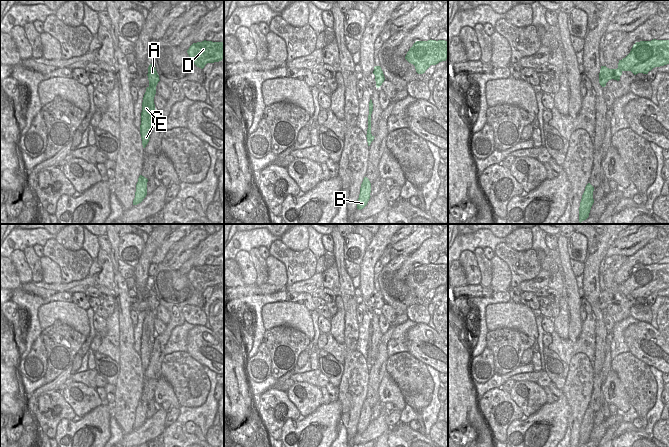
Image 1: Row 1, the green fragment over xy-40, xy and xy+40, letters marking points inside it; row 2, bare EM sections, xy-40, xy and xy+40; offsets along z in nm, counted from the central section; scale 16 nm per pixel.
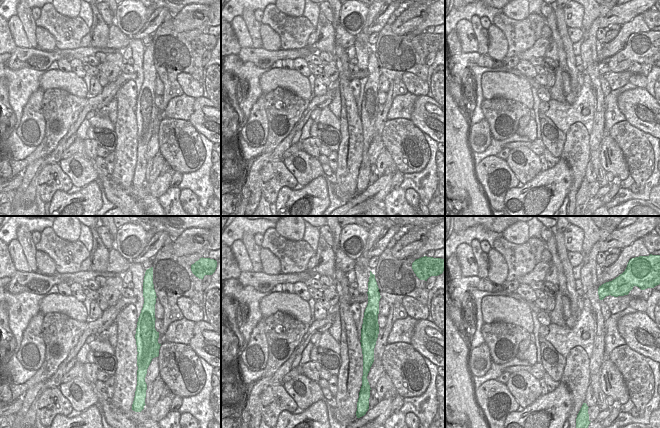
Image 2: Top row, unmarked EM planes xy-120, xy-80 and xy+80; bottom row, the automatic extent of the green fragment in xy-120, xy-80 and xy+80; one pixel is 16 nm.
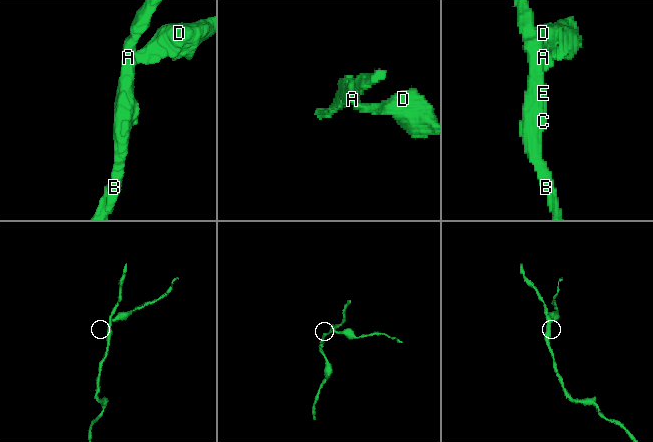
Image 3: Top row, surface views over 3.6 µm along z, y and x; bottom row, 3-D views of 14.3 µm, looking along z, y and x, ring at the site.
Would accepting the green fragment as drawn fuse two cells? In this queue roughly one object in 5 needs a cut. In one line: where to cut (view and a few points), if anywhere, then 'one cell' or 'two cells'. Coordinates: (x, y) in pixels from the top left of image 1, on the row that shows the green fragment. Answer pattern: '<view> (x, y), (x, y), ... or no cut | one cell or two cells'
xy+40 (601, 66), (606, 75), (612, 75), (615, 78) | two cells

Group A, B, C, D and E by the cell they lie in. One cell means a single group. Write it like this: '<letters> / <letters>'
A B C E / D

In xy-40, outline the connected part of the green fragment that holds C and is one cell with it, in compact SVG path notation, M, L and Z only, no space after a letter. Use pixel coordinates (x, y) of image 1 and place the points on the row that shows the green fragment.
M153 64L149 65L147 76L149 80L149 86L146 88L146 92L143 97L140 125L140 134L143 148L146 147L150 139L150 132L156 113L154 97L156 94L156 86L160 81L156 68Z

